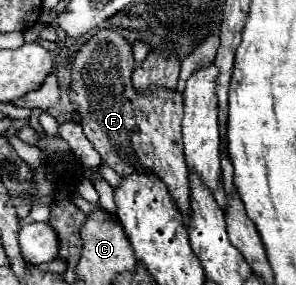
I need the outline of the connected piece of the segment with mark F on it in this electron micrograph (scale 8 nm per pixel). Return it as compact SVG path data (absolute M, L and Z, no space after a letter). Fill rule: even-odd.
M100 29L96 31L78 51L74 63L72 63L72 75L70 75L70 87L68 97L74 105L74 111L82 117L80 123L84 127L84 135L94 145L94 149L100 153L102 163L110 165L118 175L130 175L130 171L136 173L154 173L158 175L170 189L170 195L176 199L178 209L182 211L184 219L188 221L188 201L190 201L190 189L188 189L188 171L182 151L182 95L178 91L166 89L166 87L148 87L146 91L138 91L132 85L132 69L134 69L134 57L132 57L132 45L112 29Z

